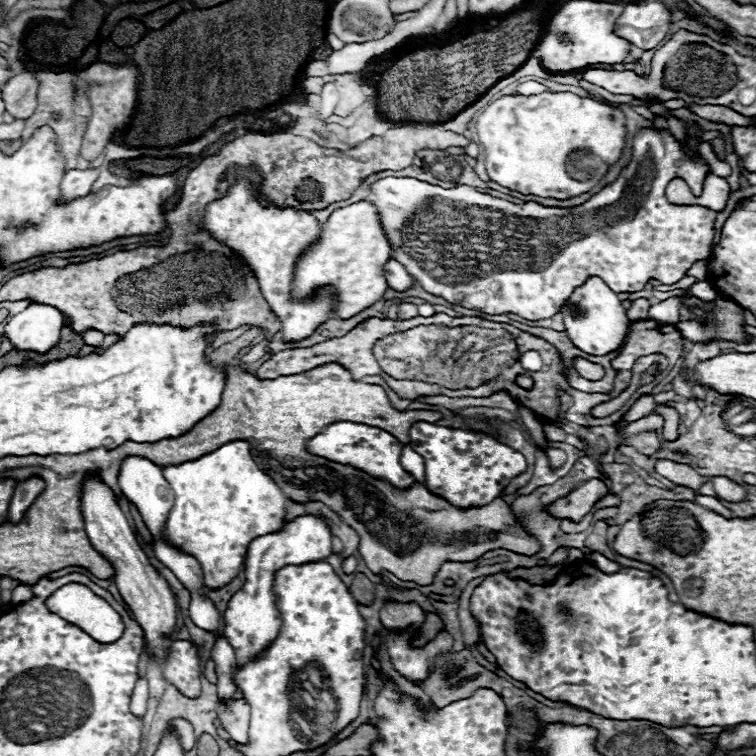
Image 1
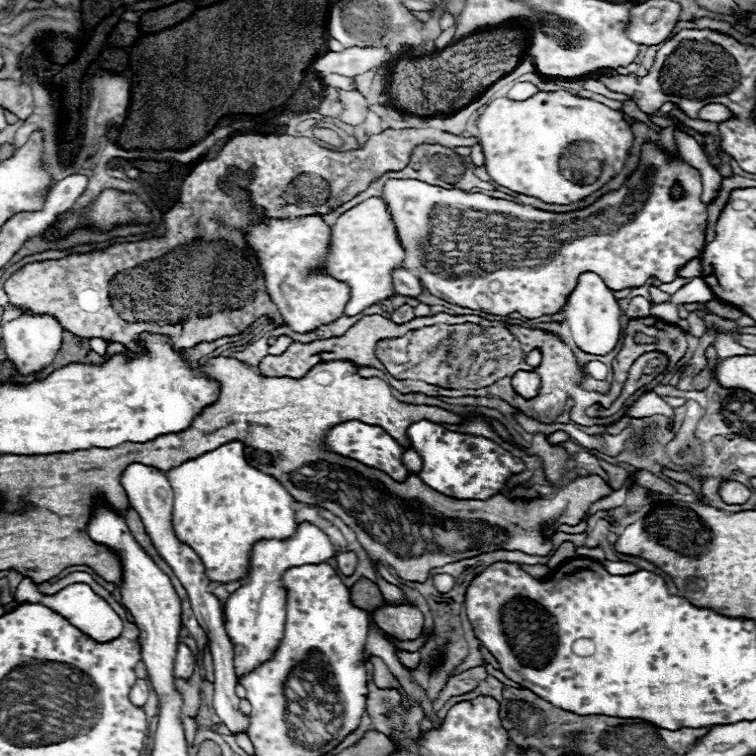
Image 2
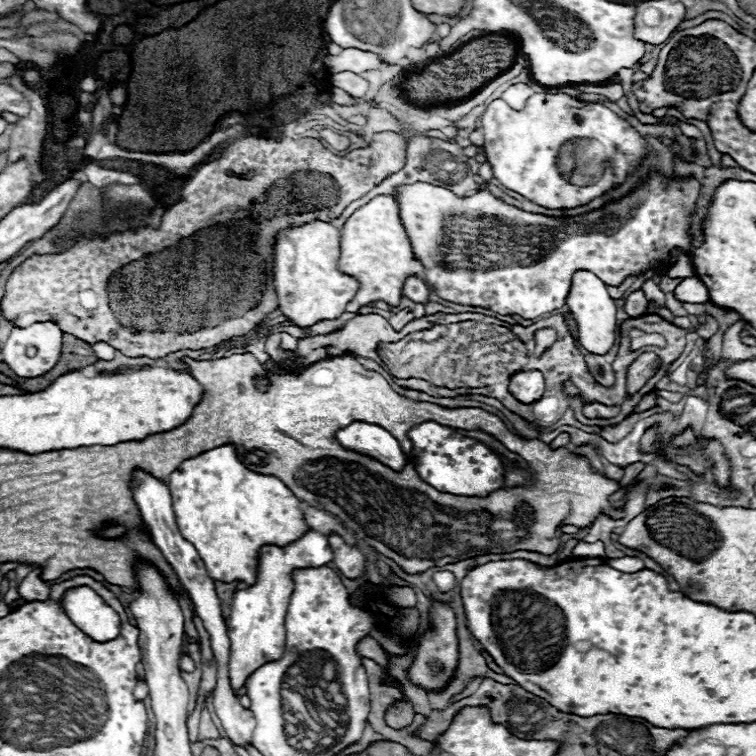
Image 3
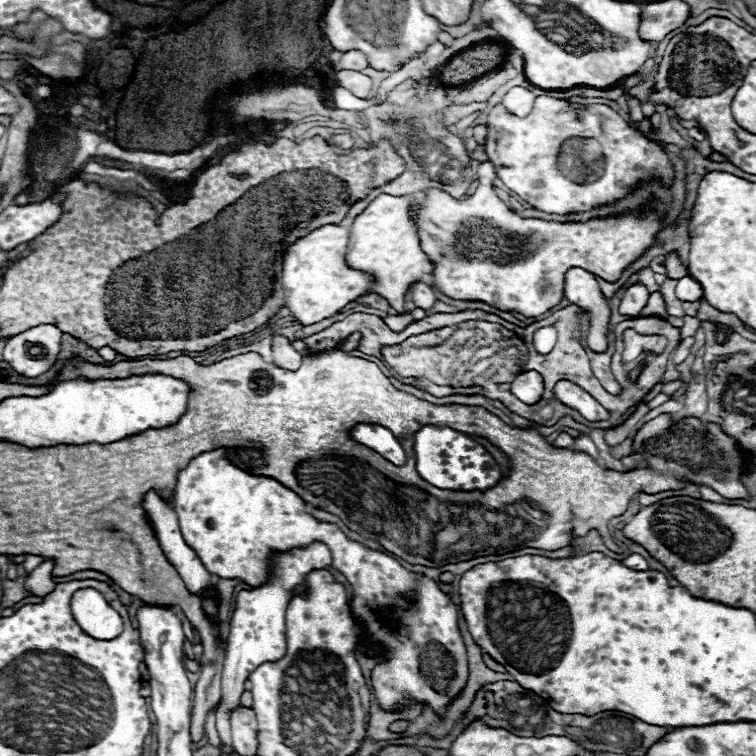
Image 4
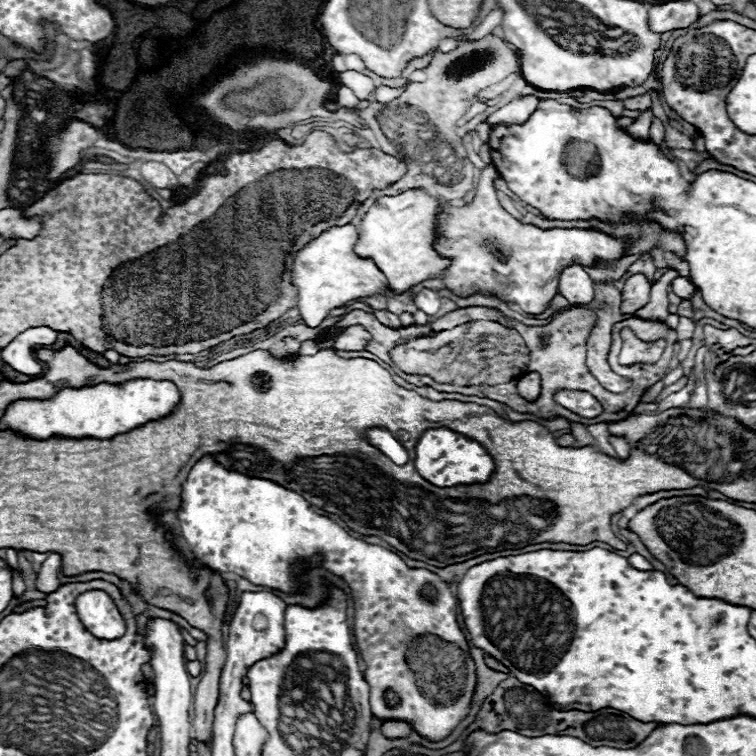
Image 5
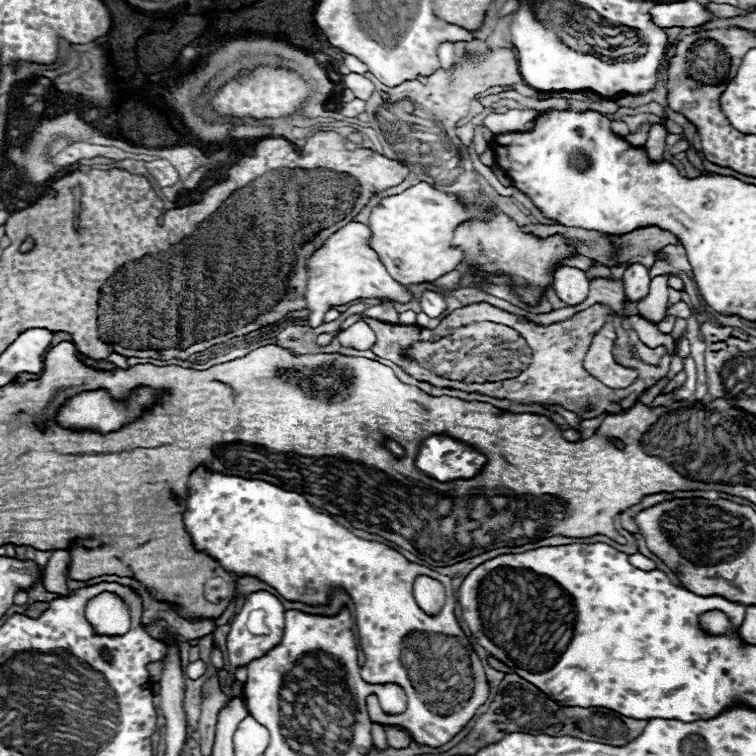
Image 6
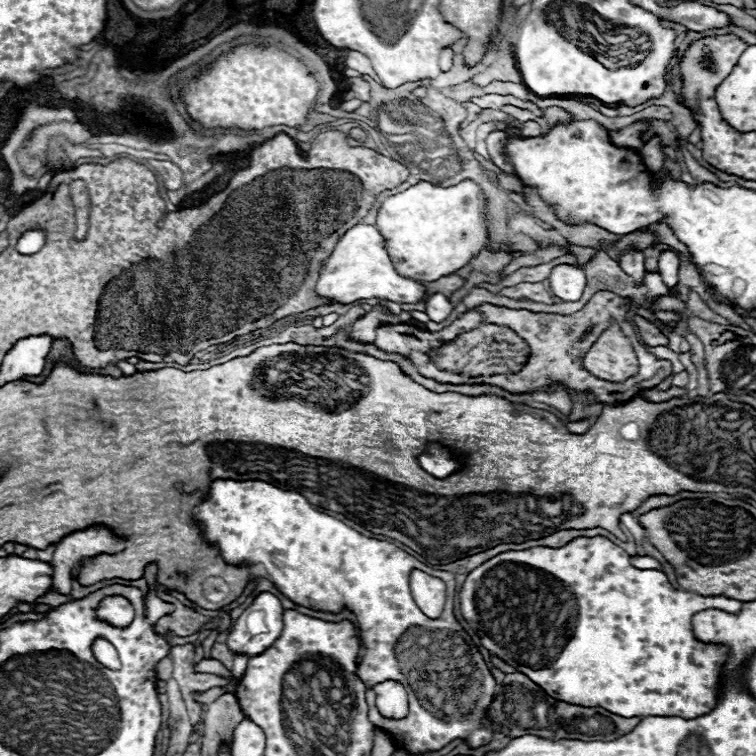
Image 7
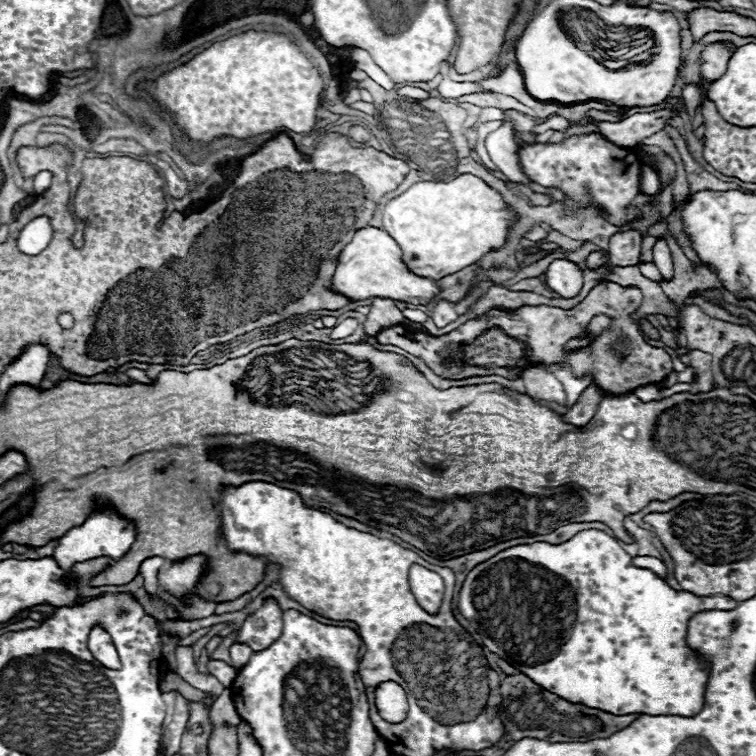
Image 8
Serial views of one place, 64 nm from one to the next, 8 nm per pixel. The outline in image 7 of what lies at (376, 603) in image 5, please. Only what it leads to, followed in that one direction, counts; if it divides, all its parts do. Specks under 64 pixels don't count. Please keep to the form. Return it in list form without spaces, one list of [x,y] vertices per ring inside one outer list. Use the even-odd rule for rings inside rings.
[[[214,480],[210,486],[210,494],[206,502],[194,508],[194,516],[198,520],[204,520],[206,524],[206,538],[216,542],[220,546],[220,552],[226,562],[238,564],[262,564],[270,576],[270,580],[278,586],[278,590],[292,602],[318,610],[318,612],[332,612],[340,614],[342,610],[348,610],[356,614],[358,628],[360,628],[360,640],[366,648],[366,654],[362,662],[358,664],[356,674],[366,684],[366,702],[368,704],[368,716],[370,722],[384,730],[392,740],[404,748],[410,754],[426,754],[432,750],[440,750],[452,740],[460,738],[470,748],[480,748],[488,744],[494,736],[494,726],[486,716],[472,716],[478,702],[486,700],[486,712],[494,700],[496,694],[496,680],[490,674],[480,650],[472,644],[466,630],[458,624],[452,608],[454,608],[454,576],[444,570],[434,570],[414,556],[406,554],[398,546],[382,540],[374,540],[368,536],[358,534],[344,522],[318,512],[308,500],[290,490],[280,490],[268,482],[262,480]],[[420,568],[432,576],[438,576],[446,584],[446,598],[444,610],[440,618],[428,618],[416,604],[410,594],[410,570]],[[384,680],[396,680],[400,682],[408,692],[410,702],[410,714],[408,720],[386,720],[380,716],[375,704],[373,687]]]

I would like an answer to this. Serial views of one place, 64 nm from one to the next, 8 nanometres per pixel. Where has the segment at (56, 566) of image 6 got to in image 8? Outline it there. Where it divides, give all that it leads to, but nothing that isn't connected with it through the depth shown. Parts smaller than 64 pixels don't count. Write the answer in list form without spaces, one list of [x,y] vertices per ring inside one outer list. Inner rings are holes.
[[[106,508],[100,512],[92,512],[84,524],[68,530],[62,538],[58,538],[54,558],[60,562],[60,566],[64,566],[66,572],[70,572],[74,562],[84,562],[98,556],[110,556],[118,560],[130,550],[134,540],[136,540],[134,522],[128,522],[126,518],[122,518],[114,508]]]

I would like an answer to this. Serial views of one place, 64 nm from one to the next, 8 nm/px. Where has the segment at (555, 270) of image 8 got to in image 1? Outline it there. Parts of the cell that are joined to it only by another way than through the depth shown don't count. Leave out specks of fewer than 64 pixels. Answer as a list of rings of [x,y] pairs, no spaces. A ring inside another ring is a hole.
[[[590,276],[582,286],[572,292],[568,302],[562,306],[562,316],[572,344],[592,356],[606,356],[620,348],[630,324],[622,302],[598,276]]]

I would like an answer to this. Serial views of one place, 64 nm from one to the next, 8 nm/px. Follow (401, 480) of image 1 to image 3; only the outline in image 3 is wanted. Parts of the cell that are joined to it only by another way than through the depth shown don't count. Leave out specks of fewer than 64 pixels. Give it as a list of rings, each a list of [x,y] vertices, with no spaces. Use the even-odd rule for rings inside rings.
[[[352,422],[346,428],[338,430],[336,436],[342,446],[374,456],[376,460],[392,466],[394,470],[402,470],[406,464],[400,442],[382,426],[368,422]]]

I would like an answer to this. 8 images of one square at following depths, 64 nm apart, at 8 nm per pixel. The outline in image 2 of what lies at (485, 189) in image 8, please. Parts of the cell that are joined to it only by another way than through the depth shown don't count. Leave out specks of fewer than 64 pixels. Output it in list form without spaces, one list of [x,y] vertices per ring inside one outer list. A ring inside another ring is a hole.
[[[368,198],[340,216],[336,226],[332,226],[330,250],[328,272],[338,280],[348,282],[352,288],[350,300],[344,308],[346,316],[354,316],[380,300],[394,298],[396,292],[392,286],[392,272],[404,266],[406,250],[398,240],[392,214],[382,198]]]

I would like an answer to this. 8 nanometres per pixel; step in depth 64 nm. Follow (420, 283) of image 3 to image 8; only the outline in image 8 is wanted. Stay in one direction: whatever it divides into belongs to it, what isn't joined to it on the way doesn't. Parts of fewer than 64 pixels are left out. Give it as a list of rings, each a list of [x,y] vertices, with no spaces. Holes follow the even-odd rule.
[[[438,302],[438,304],[436,304],[434,314],[432,314],[432,320],[434,320],[434,324],[436,324],[438,328],[448,326],[448,324],[454,322],[456,318],[458,318],[458,314],[456,314],[456,310],[454,310],[452,304],[448,304],[448,302]]]

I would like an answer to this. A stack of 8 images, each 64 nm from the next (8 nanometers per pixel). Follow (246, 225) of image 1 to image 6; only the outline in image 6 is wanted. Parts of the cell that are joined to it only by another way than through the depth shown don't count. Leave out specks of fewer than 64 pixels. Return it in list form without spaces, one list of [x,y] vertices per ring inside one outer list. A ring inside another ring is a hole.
[[[350,222],[336,234],[332,234],[326,244],[310,258],[310,280],[306,288],[306,302],[308,302],[308,324],[312,328],[318,328],[322,324],[322,318],[330,306],[342,306],[350,304],[360,298],[388,298],[394,302],[406,304],[414,298],[414,294],[408,290],[408,286],[396,282],[386,266],[380,262],[378,254],[370,246],[372,230],[366,224]]]

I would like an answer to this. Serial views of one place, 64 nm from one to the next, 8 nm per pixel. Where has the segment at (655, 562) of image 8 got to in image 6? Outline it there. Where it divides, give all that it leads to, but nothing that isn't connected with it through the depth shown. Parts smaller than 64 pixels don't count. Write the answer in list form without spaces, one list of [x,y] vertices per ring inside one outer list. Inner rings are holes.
[[[632,554],[632,556],[630,556],[630,562],[632,562],[632,566],[636,566],[636,568],[640,568],[640,570],[654,570],[654,568],[656,568],[654,560],[650,560],[650,558],[642,556],[642,554]]]

